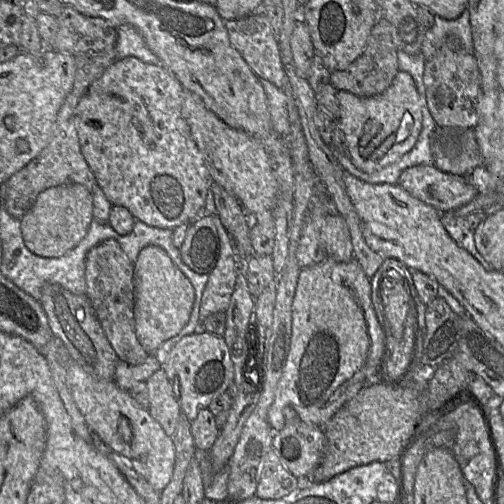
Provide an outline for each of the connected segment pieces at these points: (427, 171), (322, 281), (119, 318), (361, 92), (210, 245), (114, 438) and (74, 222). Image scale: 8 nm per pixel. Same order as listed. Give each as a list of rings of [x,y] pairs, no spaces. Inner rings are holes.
[[[436,166],[409,167],[401,173],[397,184],[440,213],[454,211],[479,194],[464,176],[443,172]]]
[[[327,257],[324,261],[318,264],[302,268],[292,304],[292,334],[288,359],[276,387],[274,401],[268,410],[268,422],[273,430],[278,432],[283,429],[285,425],[283,409],[286,406],[292,406],[304,422],[323,427],[333,417],[333,415],[360,390],[374,384],[375,368],[381,354],[384,332],[385,329],[375,312],[372,301],[371,278],[366,275],[361,265],[355,259],[348,262],[336,262]]]
[[[112,238],[92,247],[85,259],[86,296],[119,360],[130,365],[142,364],[148,353],[139,343],[134,320],[134,264],[120,244]]]
[[[382,15],[374,24],[362,54],[346,69],[330,73],[330,83],[338,91],[350,92],[358,97],[372,97],[385,92],[399,71],[398,48],[393,39],[390,22]]]
[[[202,213],[190,222],[180,247],[183,262],[200,274],[209,274],[220,255],[220,238],[214,215]]]
[[[75,361],[71,362],[67,370],[66,381],[72,397],[90,430],[116,453],[127,458],[133,469],[143,476],[154,490],[162,492],[171,481],[176,460],[173,439],[165,433],[162,426],[150,415],[147,409],[136,403],[129,391],[120,388],[115,381],[94,378]]]
[[[69,183],[45,189],[21,218],[21,233],[26,247],[41,257],[61,257],[86,235],[93,216],[93,196],[89,188]]]

